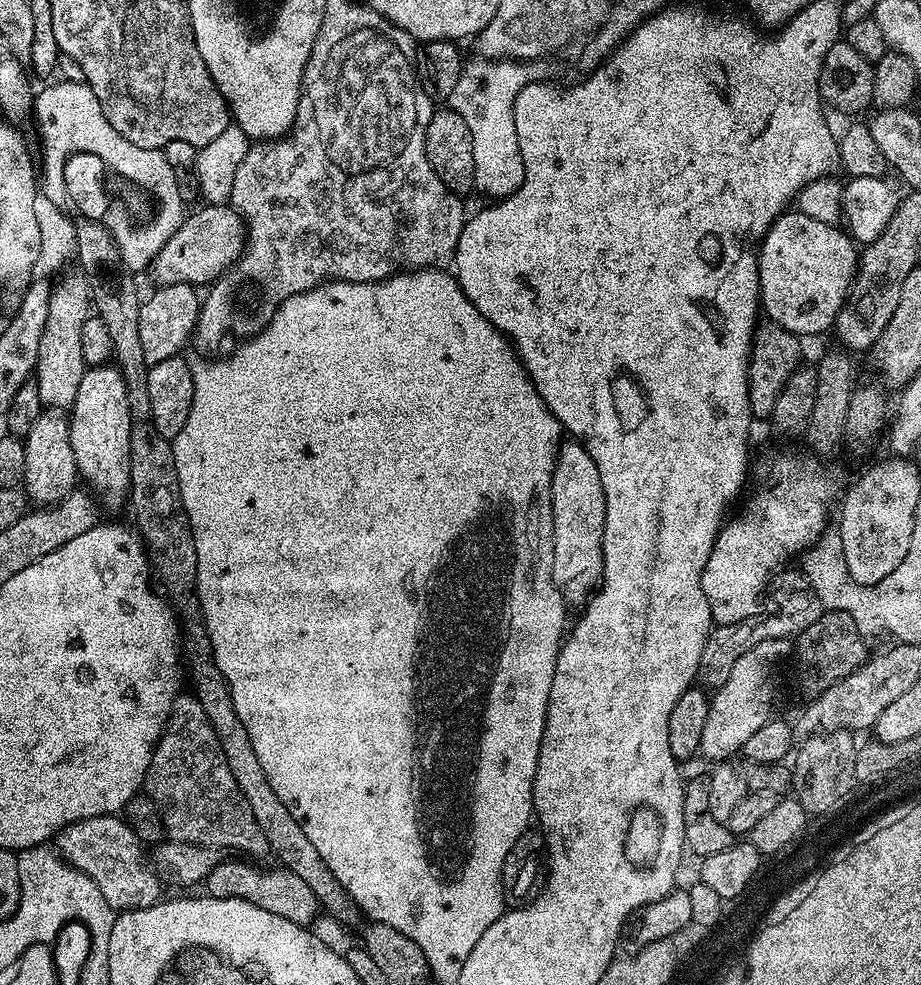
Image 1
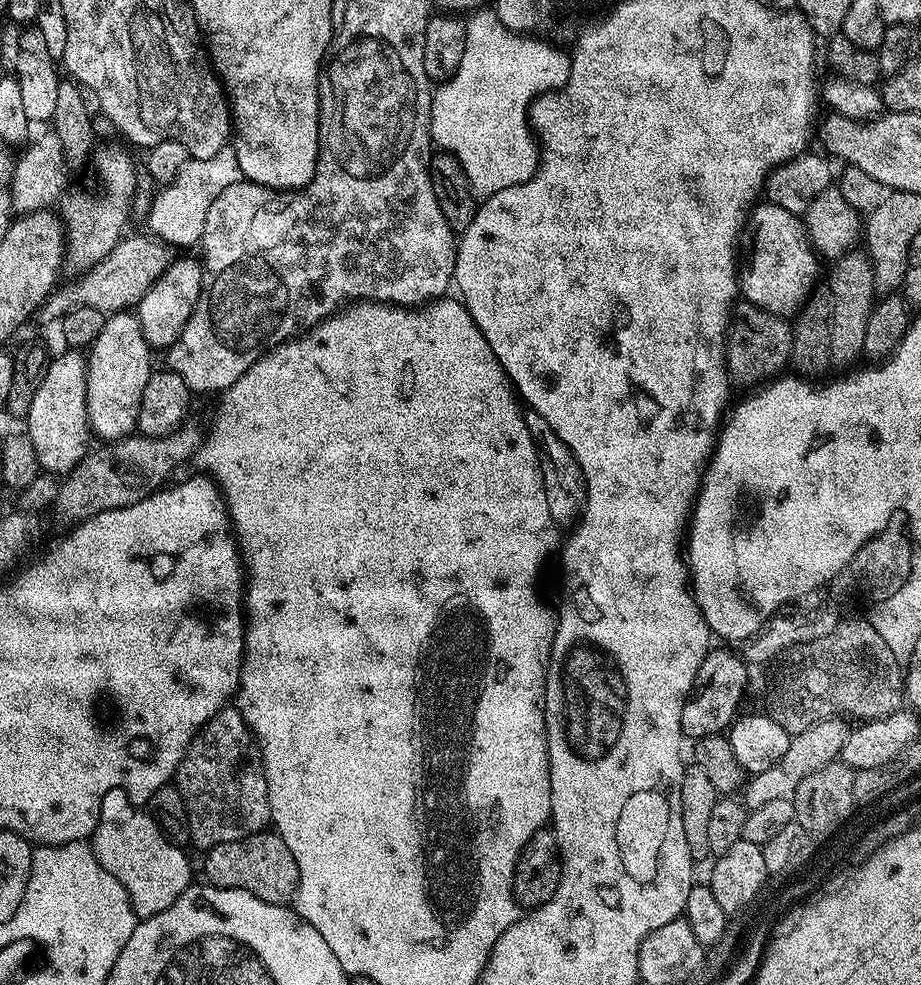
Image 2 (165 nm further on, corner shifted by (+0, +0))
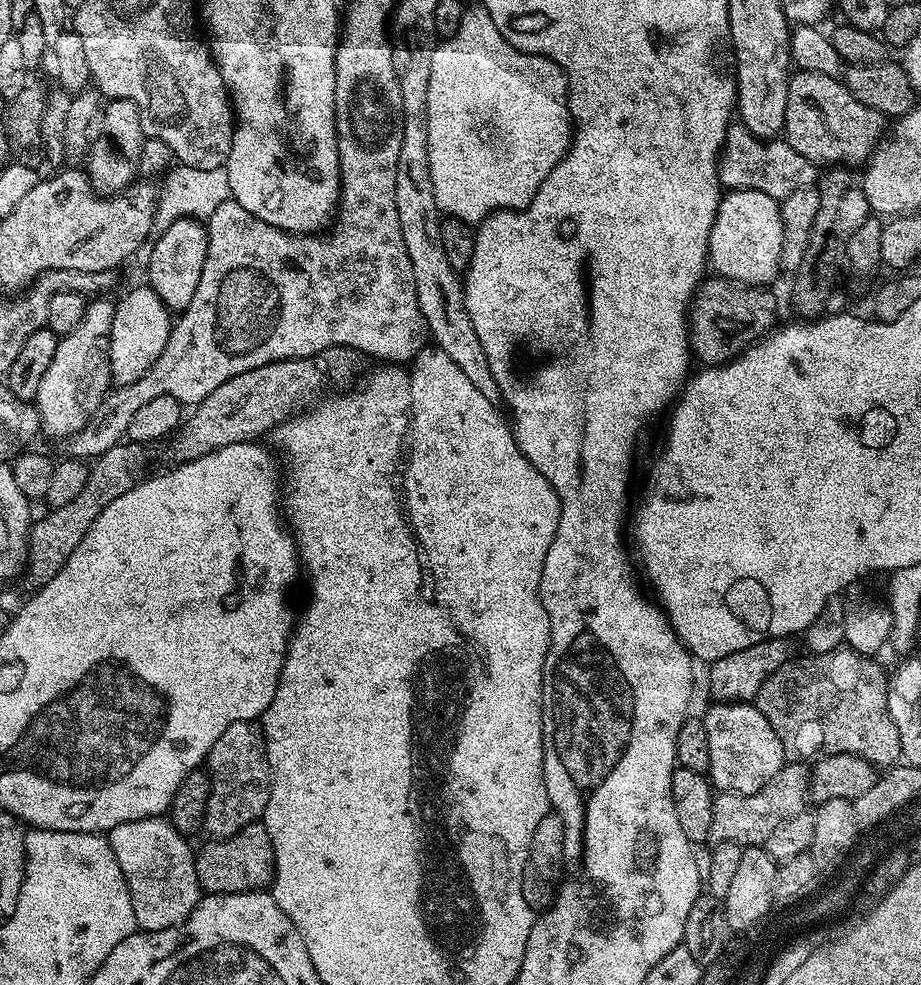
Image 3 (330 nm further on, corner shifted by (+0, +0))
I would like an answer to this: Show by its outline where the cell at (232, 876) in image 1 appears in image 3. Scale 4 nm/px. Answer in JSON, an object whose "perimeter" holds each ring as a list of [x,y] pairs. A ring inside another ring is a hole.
{"perimeter":[[[263,823],[238,830],[225,840],[209,839],[204,849],[195,853],[196,873],[201,889],[208,894],[221,892],[259,892],[267,889],[276,876],[274,846]]]}

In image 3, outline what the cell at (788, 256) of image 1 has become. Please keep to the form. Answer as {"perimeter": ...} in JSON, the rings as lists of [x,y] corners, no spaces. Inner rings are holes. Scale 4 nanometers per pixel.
{"perimeter":[[[728,190],[721,195],[708,243],[711,271],[738,284],[771,285],[784,260],[784,231],[780,201],[758,190]]]}

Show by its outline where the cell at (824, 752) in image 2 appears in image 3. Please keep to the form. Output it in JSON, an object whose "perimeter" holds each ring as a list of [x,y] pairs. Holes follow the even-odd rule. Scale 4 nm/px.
{"perimeter":[[[800,762],[785,763],[784,767],[778,770],[778,774],[774,774],[774,778],[770,778],[770,782],[766,782],[766,786],[762,786],[762,790],[749,796],[743,796],[737,792],[720,792],[713,799],[711,839],[716,842],[721,840],[734,842],[741,846],[762,846],[770,838],[770,834],[774,834],[774,829],[782,826],[782,822],[786,822],[786,818],[794,818],[799,812],[805,811],[804,799],[807,801],[809,796],[809,769]]]}

